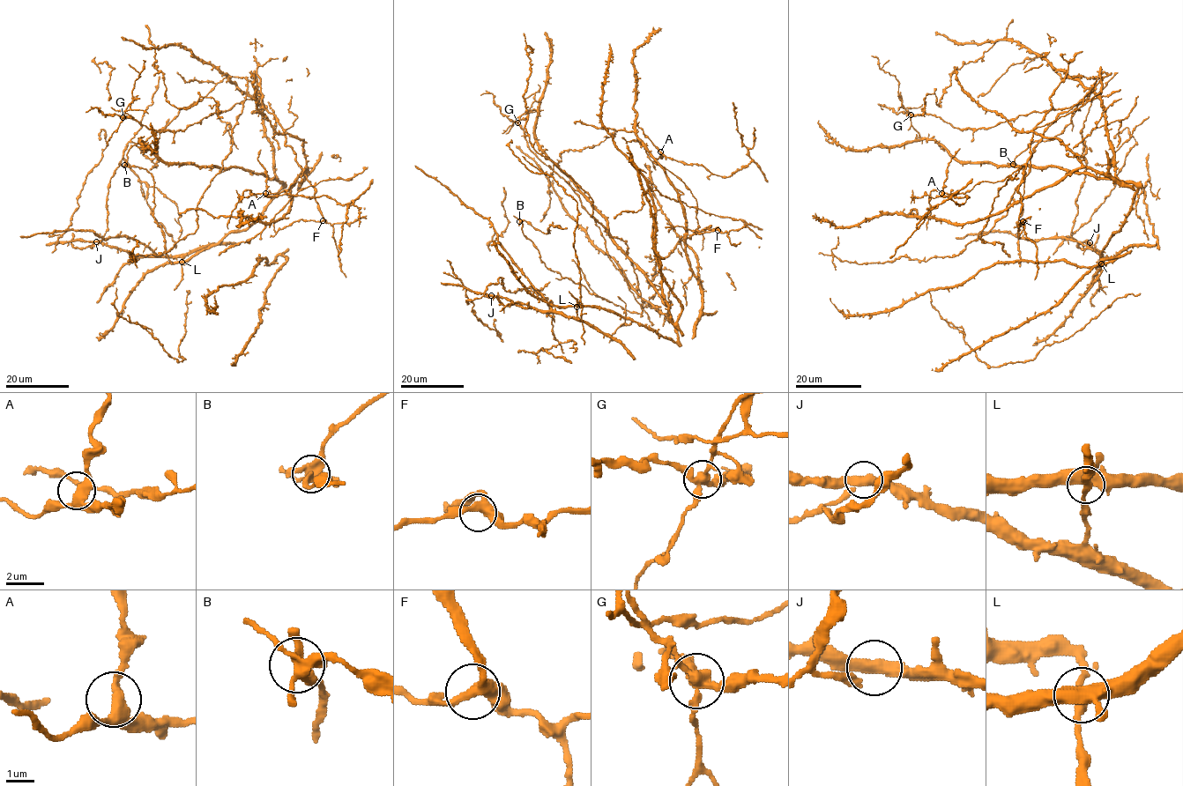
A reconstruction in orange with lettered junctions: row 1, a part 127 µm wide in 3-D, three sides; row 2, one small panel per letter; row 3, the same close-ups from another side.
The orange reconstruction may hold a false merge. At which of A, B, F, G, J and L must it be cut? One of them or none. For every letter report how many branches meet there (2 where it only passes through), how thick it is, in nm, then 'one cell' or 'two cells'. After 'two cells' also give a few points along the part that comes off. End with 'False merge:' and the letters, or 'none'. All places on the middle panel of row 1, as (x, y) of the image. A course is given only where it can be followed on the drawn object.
A: branches 3; calibre 360 nm; one cell
B: branches 5; calibre 360 nm; one cell
F: branches 3; calibre 380 nm; one cell
G: branches 5; calibre 360 nm; two cells; course (517, 122), (531, 107), (539, 91), (538, 85)
J: branches 3; calibre 360 nm; one cell
L: branches 4; calibre 460 nm; one cell
False merge: G

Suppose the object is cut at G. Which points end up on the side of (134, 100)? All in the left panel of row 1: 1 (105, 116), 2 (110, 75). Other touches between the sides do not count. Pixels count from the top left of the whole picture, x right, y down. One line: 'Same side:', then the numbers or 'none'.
Same side: none

